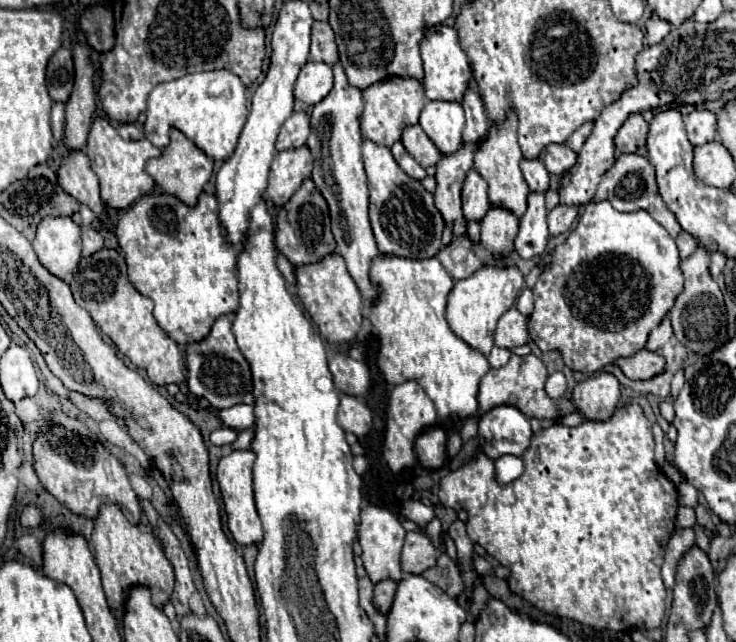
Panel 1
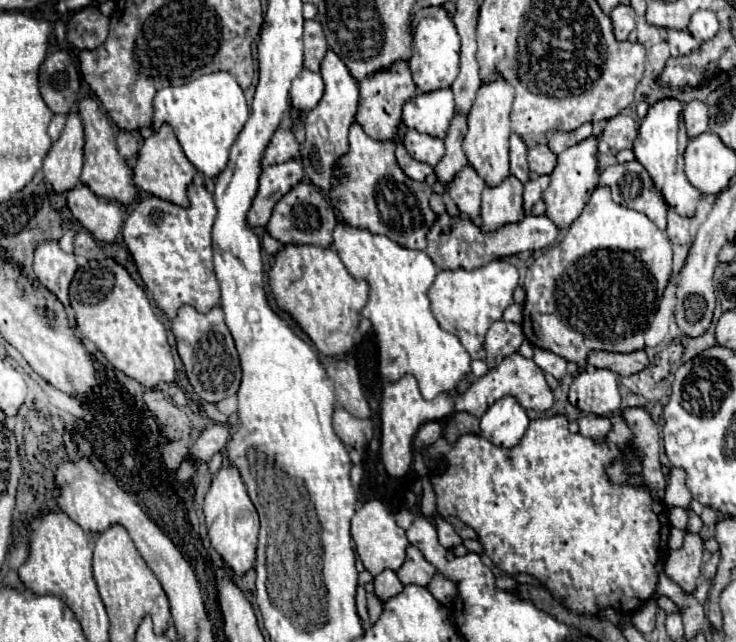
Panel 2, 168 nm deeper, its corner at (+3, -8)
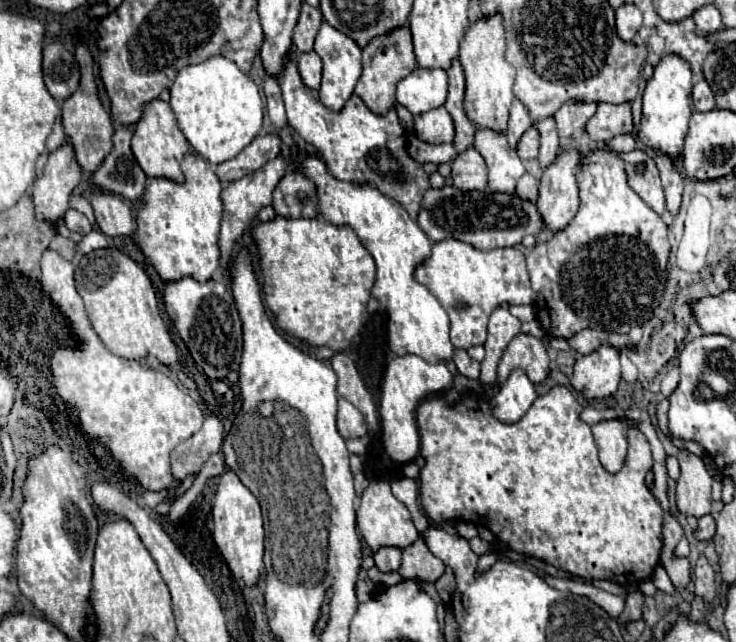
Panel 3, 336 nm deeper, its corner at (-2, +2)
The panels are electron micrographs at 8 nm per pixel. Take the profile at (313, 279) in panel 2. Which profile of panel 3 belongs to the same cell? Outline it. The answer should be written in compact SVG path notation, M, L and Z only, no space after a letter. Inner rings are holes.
M276 215L266 223L258 223L250 229L250 235L258 249L258 265L262 271L262 293L276 325L290 337L308 343L310 347L330 347L332 351L344 351L354 335L362 327L362 315L370 299L370 291L376 279L374 259L366 247L358 241L356 233L348 225L332 225L318 217L314 219L288 219Z

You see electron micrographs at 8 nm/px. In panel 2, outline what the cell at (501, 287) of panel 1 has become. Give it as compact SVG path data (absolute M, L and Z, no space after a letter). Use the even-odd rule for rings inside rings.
M493 261L477 271L439 271L431 291L431 309L441 329L453 333L467 349L471 359L485 359L485 335L491 323L503 317L503 311L513 303L513 291L519 285L519 271L507 261Z

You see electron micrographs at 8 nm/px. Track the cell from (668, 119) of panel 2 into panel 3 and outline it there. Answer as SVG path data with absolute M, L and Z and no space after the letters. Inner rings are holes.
M664 55L654 67L652 79L644 91L644 115L640 125L640 141L648 149L666 149L666 153L680 155L682 141L686 137L688 119L692 113L692 69L690 63L678 55Z

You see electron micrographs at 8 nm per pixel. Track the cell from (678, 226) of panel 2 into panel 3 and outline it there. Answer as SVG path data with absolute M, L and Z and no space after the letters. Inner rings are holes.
M650 151L650 155L652 155L652 159L656 161L656 165L660 169L660 179L662 179L664 193L666 193L666 207L672 215L676 215L678 209L680 209L682 191L684 191L682 173L668 155L664 155L660 151Z

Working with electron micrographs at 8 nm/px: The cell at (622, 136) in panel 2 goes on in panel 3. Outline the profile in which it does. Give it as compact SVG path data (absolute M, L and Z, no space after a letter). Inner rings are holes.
M598 103L598 111L586 123L586 131L594 141L608 143L614 135L632 133L630 103Z

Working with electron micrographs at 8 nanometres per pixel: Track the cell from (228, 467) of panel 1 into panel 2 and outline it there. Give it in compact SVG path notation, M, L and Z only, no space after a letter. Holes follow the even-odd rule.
M225 465L213 477L211 489L205 497L205 521L211 545L223 557L223 561L239 575L249 571L255 563L257 549L257 533L259 533L259 517L247 495L247 487L243 477L235 465Z

